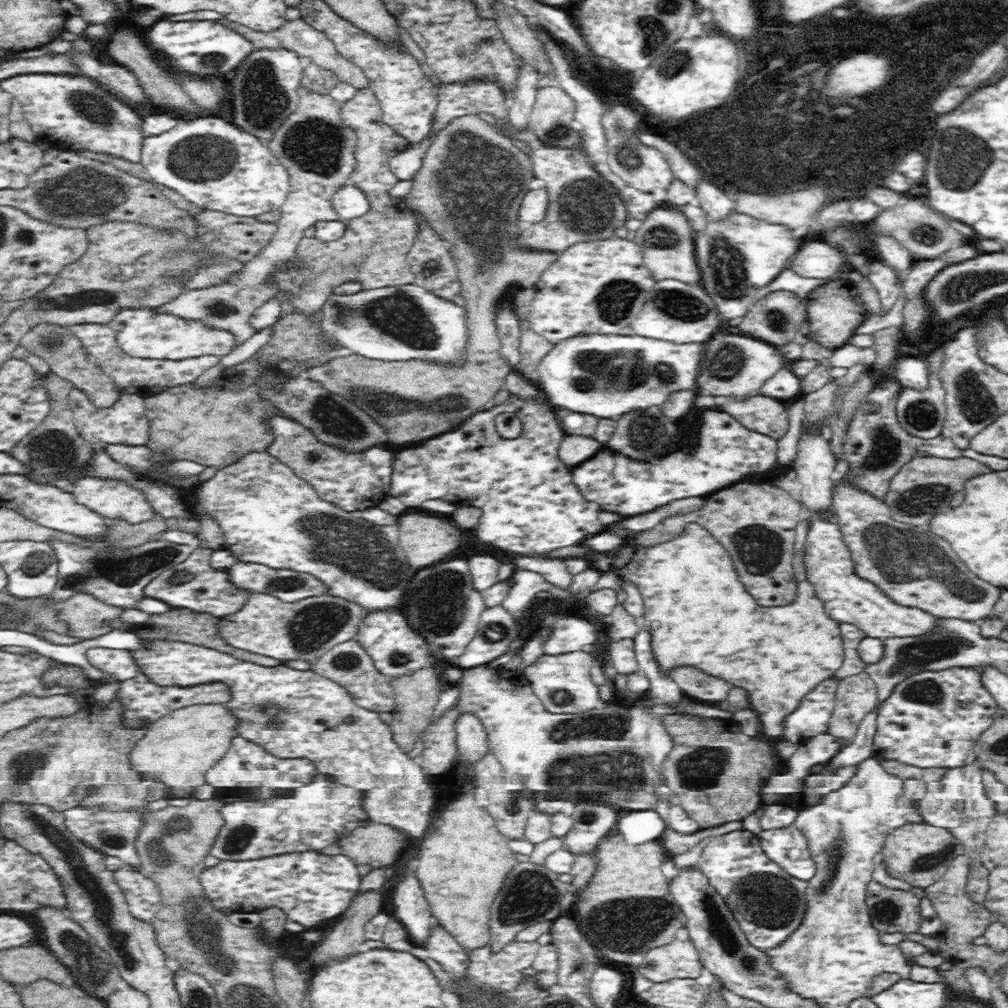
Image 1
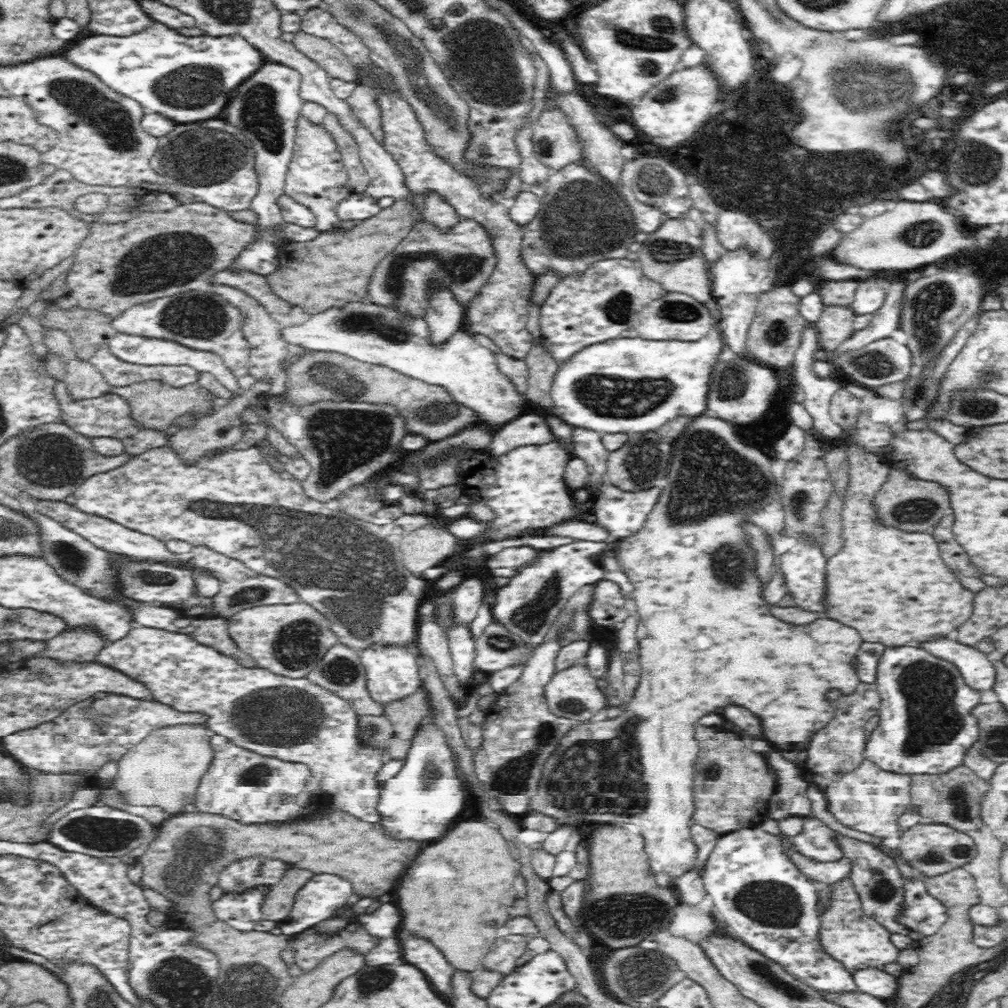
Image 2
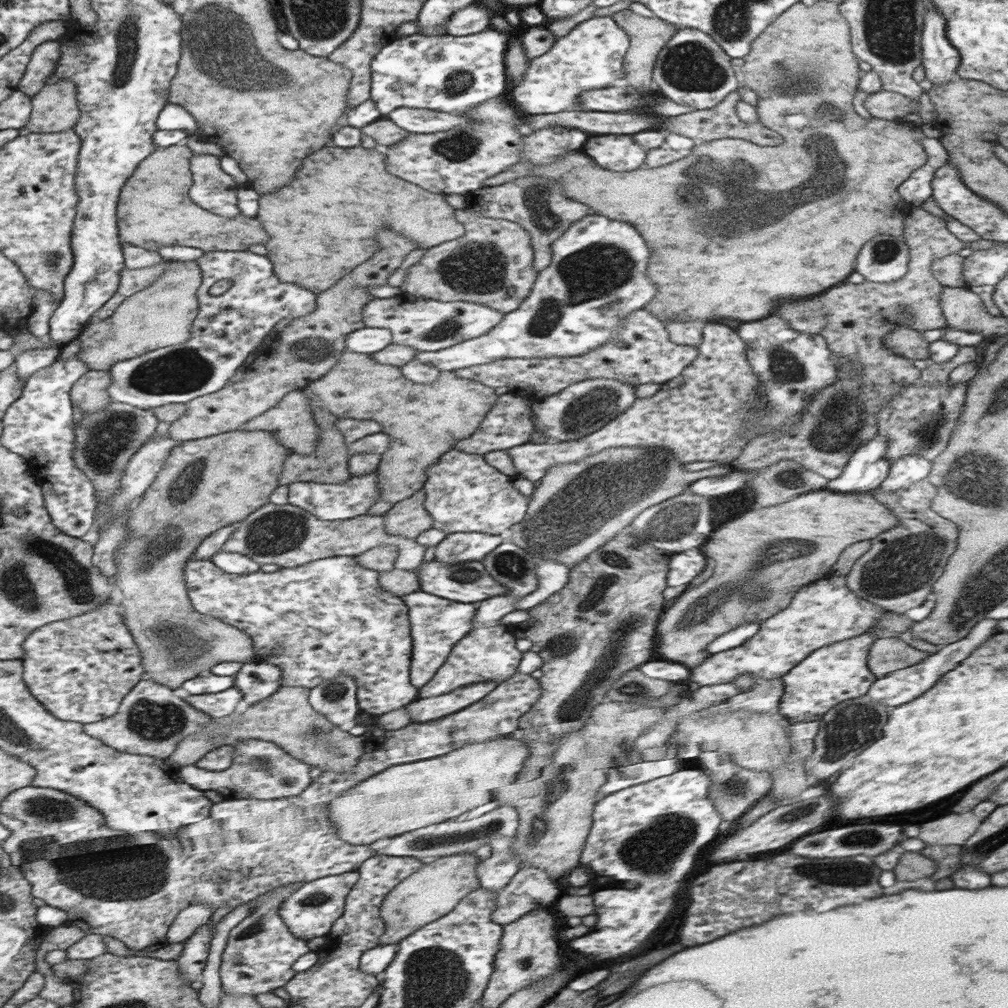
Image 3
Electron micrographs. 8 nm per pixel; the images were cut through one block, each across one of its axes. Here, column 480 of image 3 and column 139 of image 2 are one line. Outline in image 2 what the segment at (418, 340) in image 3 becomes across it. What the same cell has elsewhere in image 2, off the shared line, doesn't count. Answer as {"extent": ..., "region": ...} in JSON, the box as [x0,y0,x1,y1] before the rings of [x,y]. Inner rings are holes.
{"extent":[112,290,249,371],"region":[[[188,290],[174,296],[160,297],[142,304],[132,305],[112,320],[117,332],[144,336],[148,339],[173,340],[194,350],[215,352],[232,371],[244,369],[249,360],[249,343],[245,340],[241,326],[245,320],[243,312],[232,306],[225,298],[210,291]]]}

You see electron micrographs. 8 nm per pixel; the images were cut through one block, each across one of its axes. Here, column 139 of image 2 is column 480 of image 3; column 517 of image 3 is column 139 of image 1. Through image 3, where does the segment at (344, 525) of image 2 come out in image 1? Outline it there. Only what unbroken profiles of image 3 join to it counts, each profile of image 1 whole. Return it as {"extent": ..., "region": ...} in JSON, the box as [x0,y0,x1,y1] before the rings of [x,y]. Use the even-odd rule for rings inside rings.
{"extent":[72,477,156,524],"region":[[[88,477],[76,479],[73,483],[75,485],[72,494],[76,501],[105,518],[120,518],[124,519],[124,522],[138,524],[156,515],[151,505],[148,504],[147,497],[143,495],[142,489],[132,488],[124,480],[104,480],[100,477]]]}

